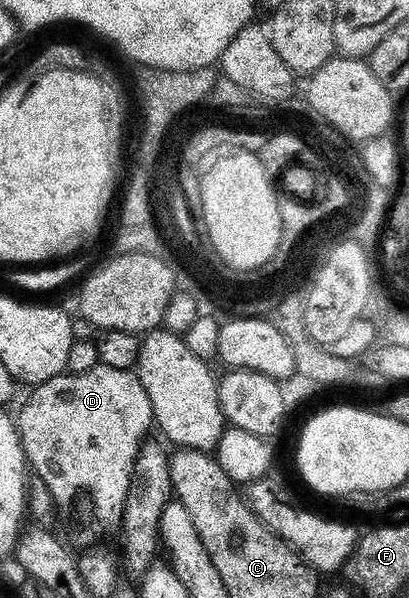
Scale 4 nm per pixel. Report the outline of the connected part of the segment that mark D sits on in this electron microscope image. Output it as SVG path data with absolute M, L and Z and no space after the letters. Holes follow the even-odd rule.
M94 366L89 368L89 372L77 372L76 374L62 373L53 376L49 380L38 383L34 387L35 390L27 398L27 403L23 406L19 418L17 414L17 426L20 431L26 430L59 430L59 434L63 438L31 438L26 439L25 446L29 451L29 466L32 471L46 472L45 470L58 470L59 473L67 473L68 485L75 488L87 488L89 492L95 493L97 498L101 496L109 496L109 506L123 506L126 500L126 494L130 490L131 473L134 470L134 462L137 460L138 450L141 443L148 437L147 429L152 429L153 419L151 417L151 405L149 404L149 396L145 392L145 388L141 384L138 373L131 370L122 370L121 368L109 368L108 366ZM75 430L95 430L91 434L91 438L71 438L75 434Z

